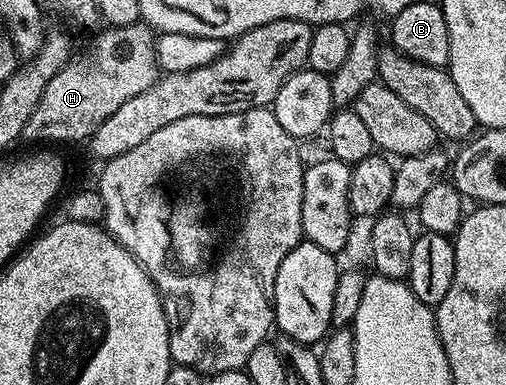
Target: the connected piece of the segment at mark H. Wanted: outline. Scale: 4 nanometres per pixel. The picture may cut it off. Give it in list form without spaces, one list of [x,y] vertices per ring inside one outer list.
[[[139,23],[137,25],[129,25],[128,27],[116,27],[115,29],[106,27],[103,30],[103,33],[94,41],[94,58],[91,59],[90,65],[85,65],[84,62],[74,59],[65,65],[59,73],[52,75],[52,79],[48,79],[48,87],[44,87],[44,95],[40,95],[40,103],[36,103],[36,111],[32,111],[32,115],[28,119],[28,127],[24,127],[22,132],[21,140],[23,142],[35,141],[38,144],[35,146],[38,147],[58,147],[54,145],[66,145],[69,141],[85,142],[98,130],[100,123],[104,123],[104,119],[108,119],[108,115],[112,115],[112,111],[116,111],[123,103],[128,103],[128,99],[132,99],[132,95],[140,95],[140,91],[148,91],[148,87],[158,80],[160,70],[154,58],[154,37],[151,30],[145,24]]]

